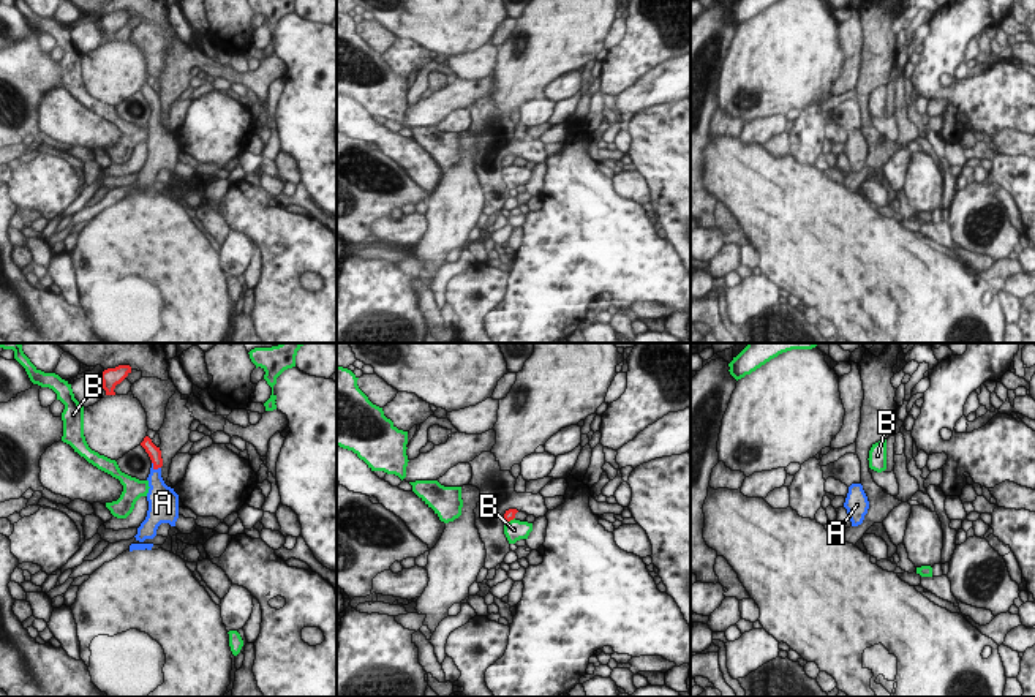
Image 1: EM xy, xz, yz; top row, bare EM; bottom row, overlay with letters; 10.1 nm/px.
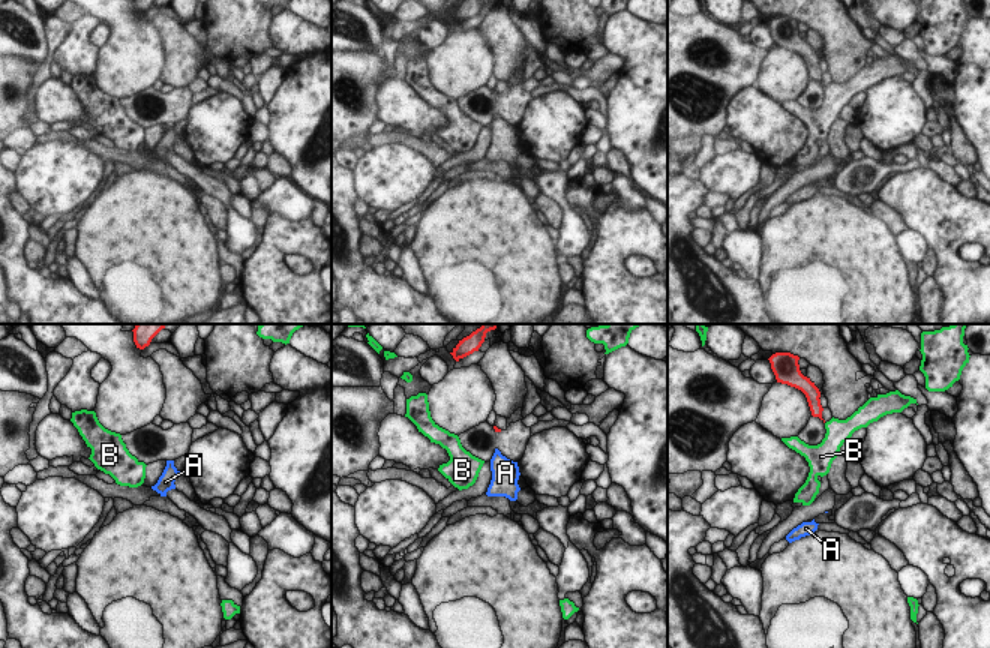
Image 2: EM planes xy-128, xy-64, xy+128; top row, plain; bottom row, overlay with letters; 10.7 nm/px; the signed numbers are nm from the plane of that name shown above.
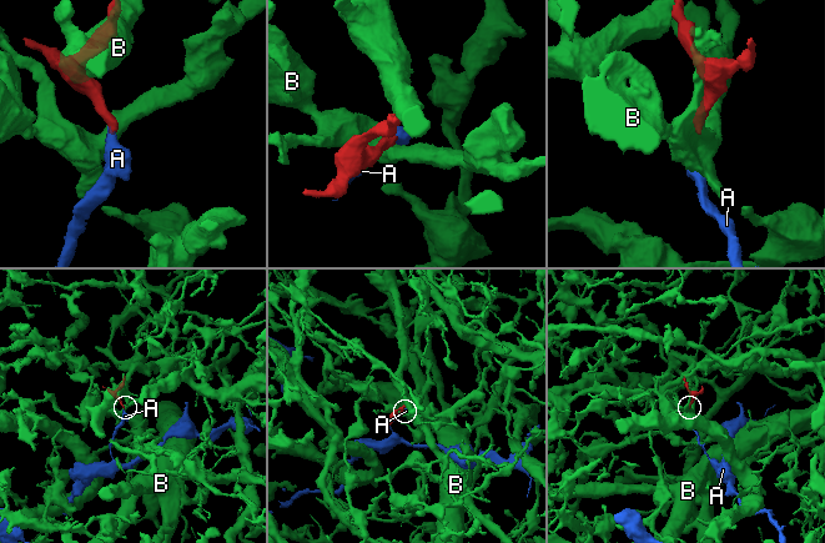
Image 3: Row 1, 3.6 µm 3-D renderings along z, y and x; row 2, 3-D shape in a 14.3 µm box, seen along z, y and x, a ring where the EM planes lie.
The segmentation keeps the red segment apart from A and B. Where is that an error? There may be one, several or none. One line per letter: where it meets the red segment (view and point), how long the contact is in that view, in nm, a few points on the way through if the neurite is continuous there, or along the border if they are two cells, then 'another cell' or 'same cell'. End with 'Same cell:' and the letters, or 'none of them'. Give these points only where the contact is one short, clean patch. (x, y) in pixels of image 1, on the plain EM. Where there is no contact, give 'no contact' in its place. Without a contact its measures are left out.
A: xy (155, 114) | 120 nm | across xy (154, 98), (155, 114), (158, 138) | same cell
B: xz (509, 166) | 110 nm | another cell
Same cell: A

